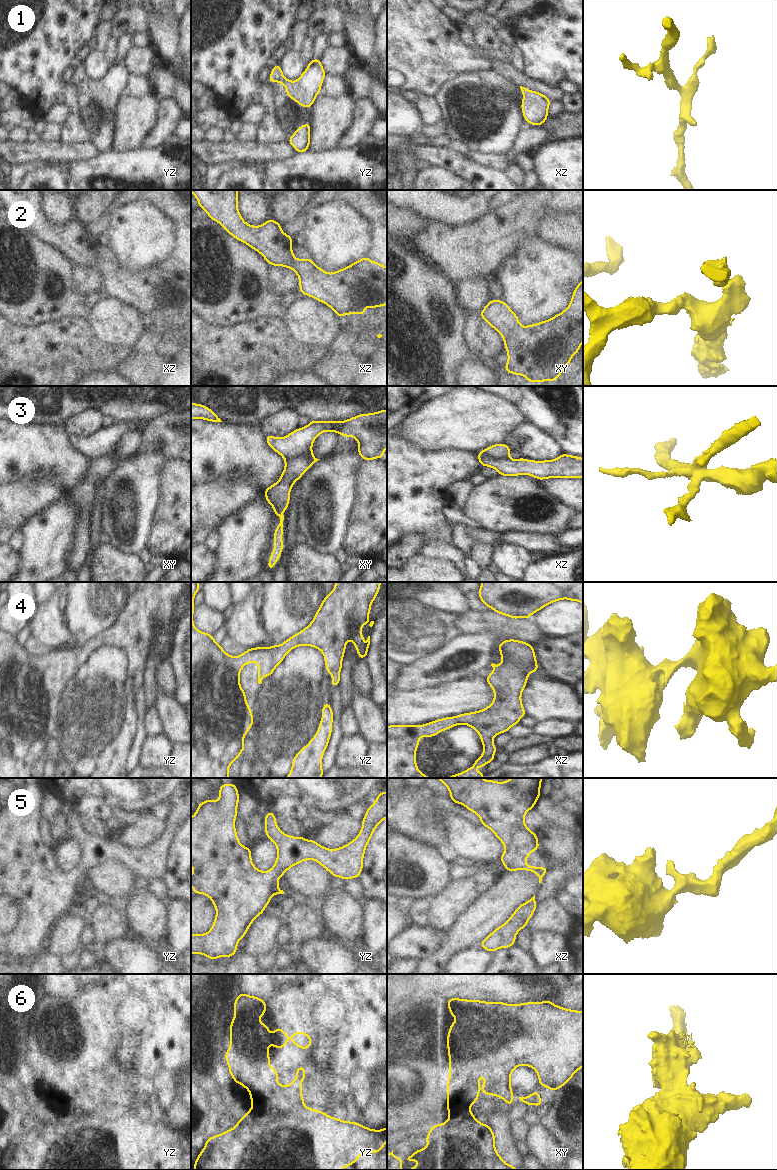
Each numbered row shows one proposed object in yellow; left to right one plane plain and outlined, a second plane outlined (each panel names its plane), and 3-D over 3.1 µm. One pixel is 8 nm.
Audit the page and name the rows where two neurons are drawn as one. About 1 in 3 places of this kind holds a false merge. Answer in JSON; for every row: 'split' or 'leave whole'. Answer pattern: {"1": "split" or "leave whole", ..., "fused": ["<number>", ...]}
{"1": "leave whole", "2": "leave whole", "3": "split", "4": "leave whole", "5": "leave whole", "6": "split", "fused": ["3", "6"]}

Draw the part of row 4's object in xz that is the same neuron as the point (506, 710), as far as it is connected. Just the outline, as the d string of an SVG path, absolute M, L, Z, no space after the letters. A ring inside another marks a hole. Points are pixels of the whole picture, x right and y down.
M512 638L502 641L497 649L502 662L498 666L492 663L494 670L485 678L494 692L493 702L485 709L424 725L387 726L387 778L431 778L421 773L416 764L419 738L433 737L456 725L468 725L479 734L483 754L466 771L447 778L482 778L485 775L485 772L475 772L474 768L495 760L493 754L499 750L493 738L507 732L526 715L521 695L528 676L538 671L533 645Z

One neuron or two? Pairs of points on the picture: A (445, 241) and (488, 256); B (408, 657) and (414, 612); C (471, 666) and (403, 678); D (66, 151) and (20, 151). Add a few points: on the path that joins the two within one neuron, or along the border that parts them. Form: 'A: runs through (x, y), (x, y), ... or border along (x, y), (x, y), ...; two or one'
A: runs through (456, 251), (477, 253); one
B: runs through (408, 646), (411, 623); one
C: runs through (454, 670), (449, 672), (423, 672), (420, 674); one
D: runs through (55, 151), (31, 151); one

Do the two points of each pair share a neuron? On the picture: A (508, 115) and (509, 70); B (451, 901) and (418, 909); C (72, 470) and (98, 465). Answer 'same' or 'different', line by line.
A: different
B: different
C: different

